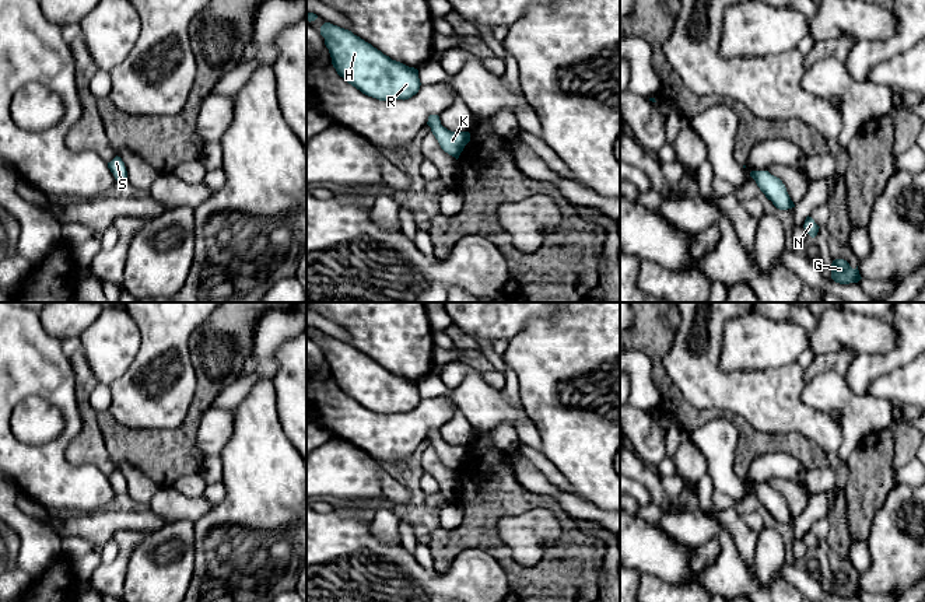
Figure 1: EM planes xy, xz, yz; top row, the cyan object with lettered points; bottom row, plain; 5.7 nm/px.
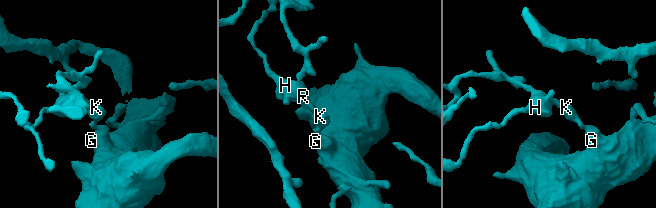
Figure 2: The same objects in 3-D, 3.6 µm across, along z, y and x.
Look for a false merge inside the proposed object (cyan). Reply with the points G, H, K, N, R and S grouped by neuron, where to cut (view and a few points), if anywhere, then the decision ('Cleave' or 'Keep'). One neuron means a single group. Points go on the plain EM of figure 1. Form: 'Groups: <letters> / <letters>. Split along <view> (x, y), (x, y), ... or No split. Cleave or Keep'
Groups: G H K N R S. No split. Keep

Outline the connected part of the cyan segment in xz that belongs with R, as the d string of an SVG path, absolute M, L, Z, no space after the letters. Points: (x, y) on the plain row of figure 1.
M325 336L320 349L337 388L379 414L409 413L420 403L418 384L392 374L351 344Z

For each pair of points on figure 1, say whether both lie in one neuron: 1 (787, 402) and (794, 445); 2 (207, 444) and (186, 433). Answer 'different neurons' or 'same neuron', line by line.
1: different neurons
2: different neurons

